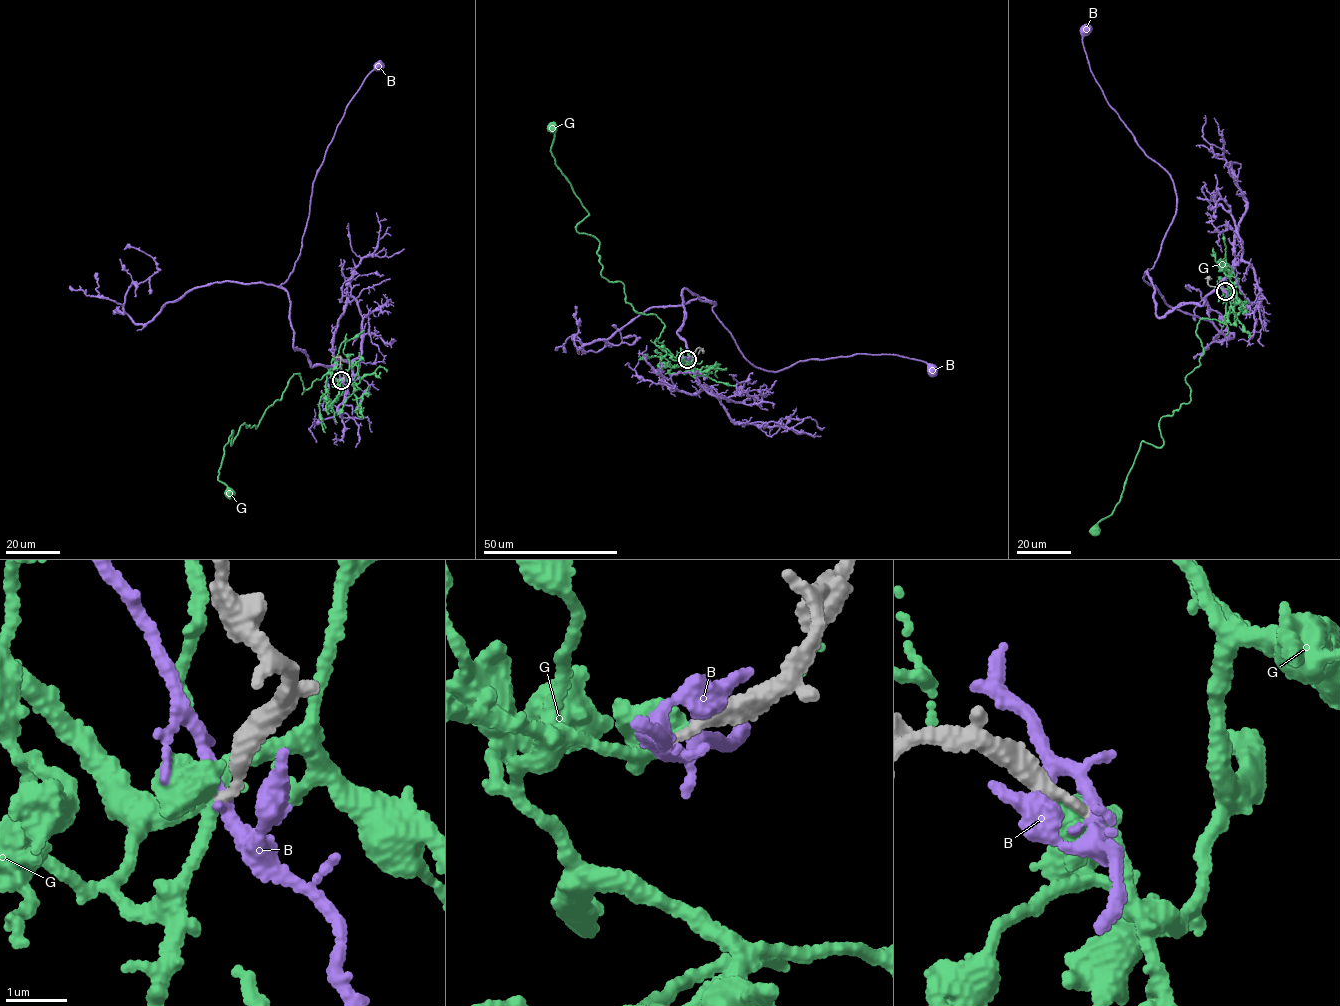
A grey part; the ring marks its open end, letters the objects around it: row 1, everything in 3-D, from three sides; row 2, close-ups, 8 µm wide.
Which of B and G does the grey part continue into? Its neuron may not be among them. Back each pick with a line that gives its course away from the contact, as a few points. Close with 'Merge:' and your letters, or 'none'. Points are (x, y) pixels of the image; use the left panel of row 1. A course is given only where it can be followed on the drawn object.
G: via (342, 380), (328, 374), (305, 390), (295, 374), (231, 445), (232, 430), (217, 478), (230, 494)
Merge: G

